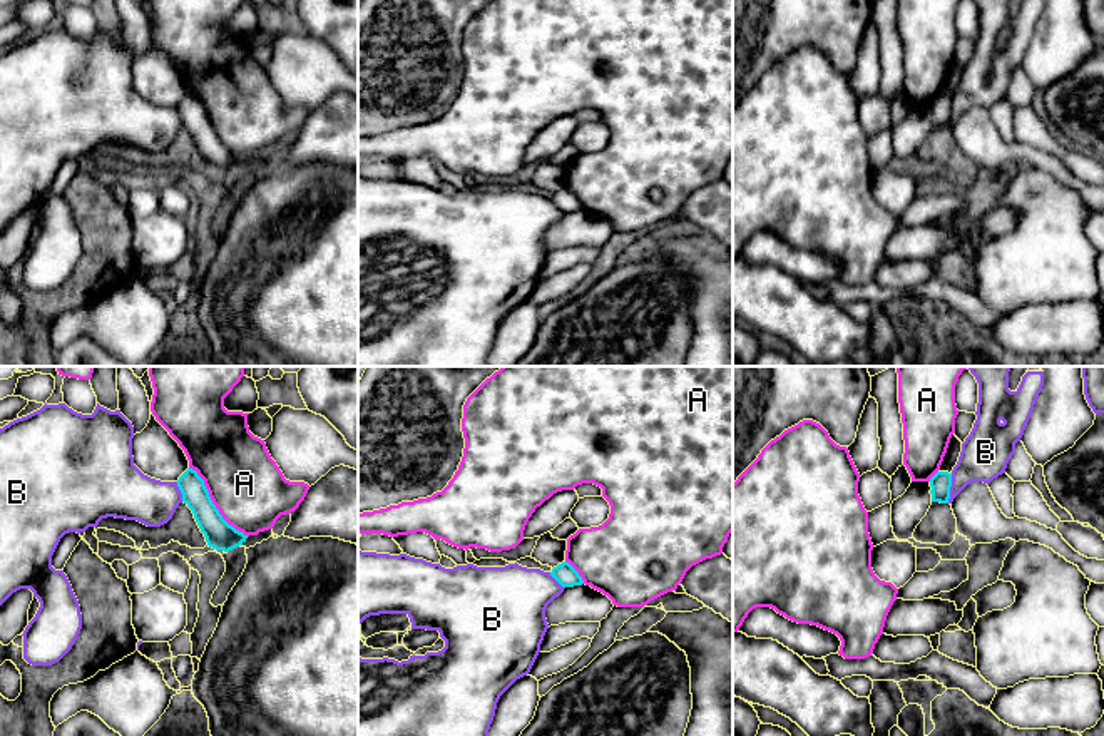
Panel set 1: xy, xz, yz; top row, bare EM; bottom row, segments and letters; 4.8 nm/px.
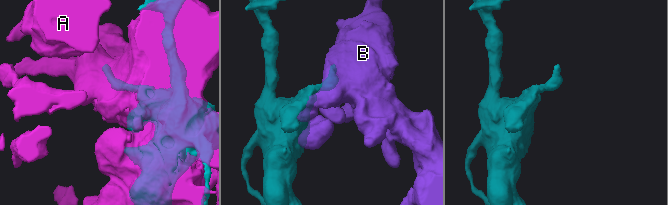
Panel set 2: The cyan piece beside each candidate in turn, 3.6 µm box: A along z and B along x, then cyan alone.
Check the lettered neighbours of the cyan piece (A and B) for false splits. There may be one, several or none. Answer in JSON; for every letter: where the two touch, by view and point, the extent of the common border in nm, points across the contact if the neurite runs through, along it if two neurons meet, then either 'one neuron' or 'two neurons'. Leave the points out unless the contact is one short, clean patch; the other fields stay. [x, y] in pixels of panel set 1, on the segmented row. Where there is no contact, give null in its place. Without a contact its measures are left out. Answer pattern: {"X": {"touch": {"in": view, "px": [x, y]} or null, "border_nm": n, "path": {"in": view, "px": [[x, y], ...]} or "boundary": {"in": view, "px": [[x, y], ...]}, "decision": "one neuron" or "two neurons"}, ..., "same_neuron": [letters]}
{"A": {"touch": {"in": "xy", "px": [213, 504]}, "border_nm": 440, "decision": "two neurons"}, "B": {"touch": {"in": "yz", "px": [949, 489]}, "border_nm": 150, "boundary": {"in": "yz", "px": [[952, 474], [947, 502]]}, "decision": "two neurons"}, "same_neuron": []}

